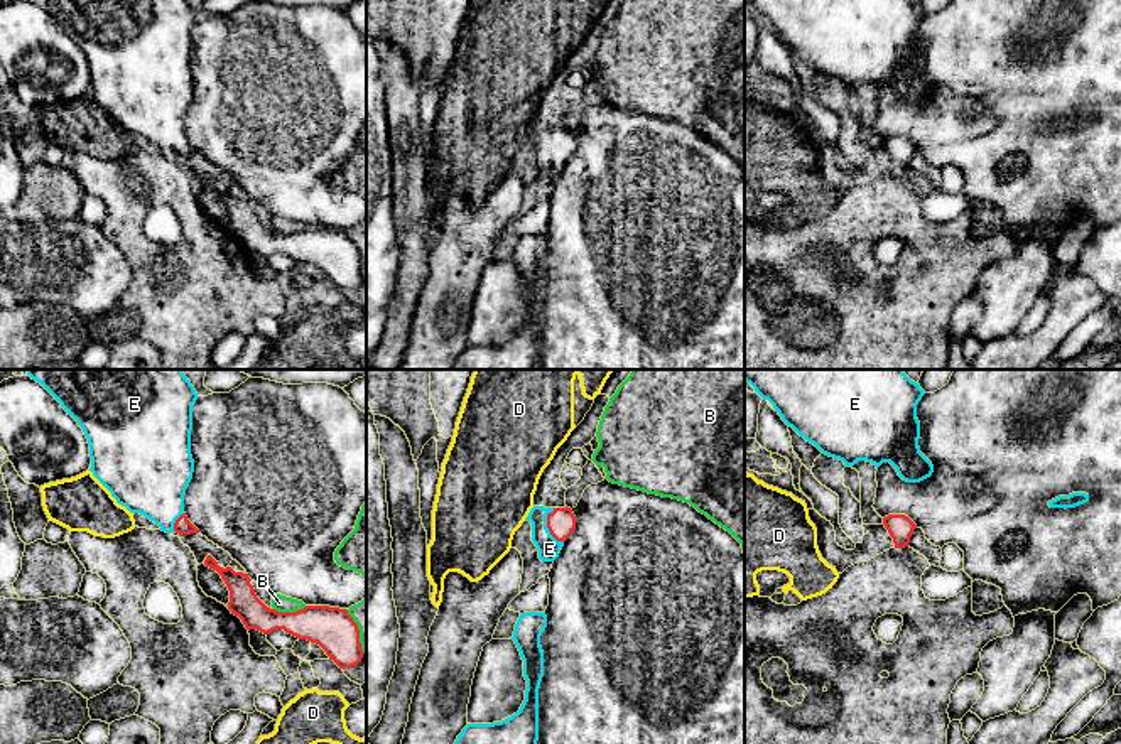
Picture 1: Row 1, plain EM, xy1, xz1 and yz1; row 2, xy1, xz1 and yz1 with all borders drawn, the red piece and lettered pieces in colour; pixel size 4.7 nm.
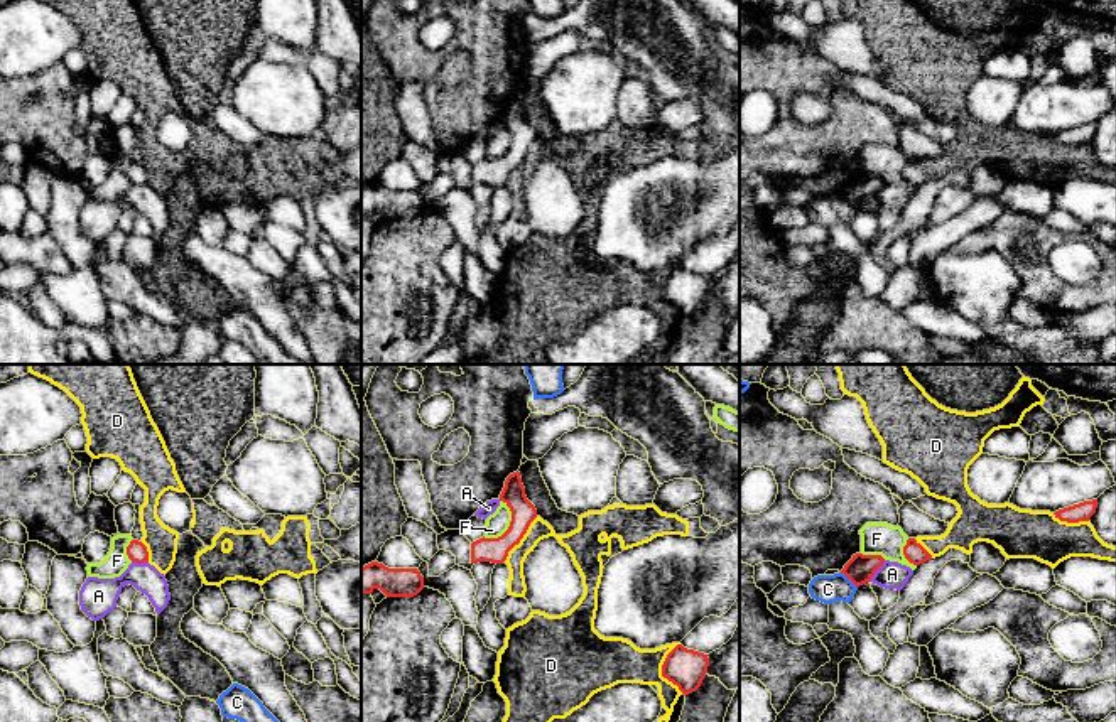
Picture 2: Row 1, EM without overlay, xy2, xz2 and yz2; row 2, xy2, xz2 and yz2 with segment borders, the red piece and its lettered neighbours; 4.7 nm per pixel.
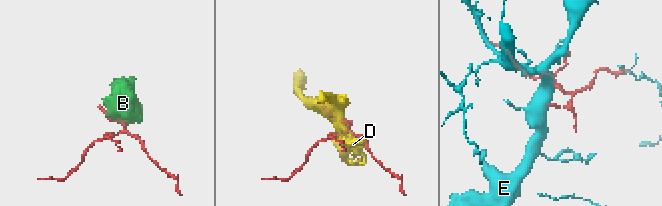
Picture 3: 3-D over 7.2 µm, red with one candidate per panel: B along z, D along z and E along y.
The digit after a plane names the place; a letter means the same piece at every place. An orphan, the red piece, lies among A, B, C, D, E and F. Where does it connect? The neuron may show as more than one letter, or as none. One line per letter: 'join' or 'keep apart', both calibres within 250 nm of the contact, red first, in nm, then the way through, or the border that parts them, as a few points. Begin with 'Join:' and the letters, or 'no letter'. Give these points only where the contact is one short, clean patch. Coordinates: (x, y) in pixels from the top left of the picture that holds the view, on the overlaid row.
Join: E
A: keep apart; calibres 140 and 130 nm
B: keep apart; calibres 200 and 80 nm
C: keep apart; calibres 140 and 130 nm; border yz2 (839, 572), (856, 587)
D: keep apart; calibres 190 and 220 nm
E: join; calibres 140 and 110 nm; way xz1 (561, 523), (547, 527), (549, 549)
F: keep apart; calibres 120 and 110 nm; border xz2 (505, 501), (510, 511), (510, 525), (497, 537), (483, 537)

